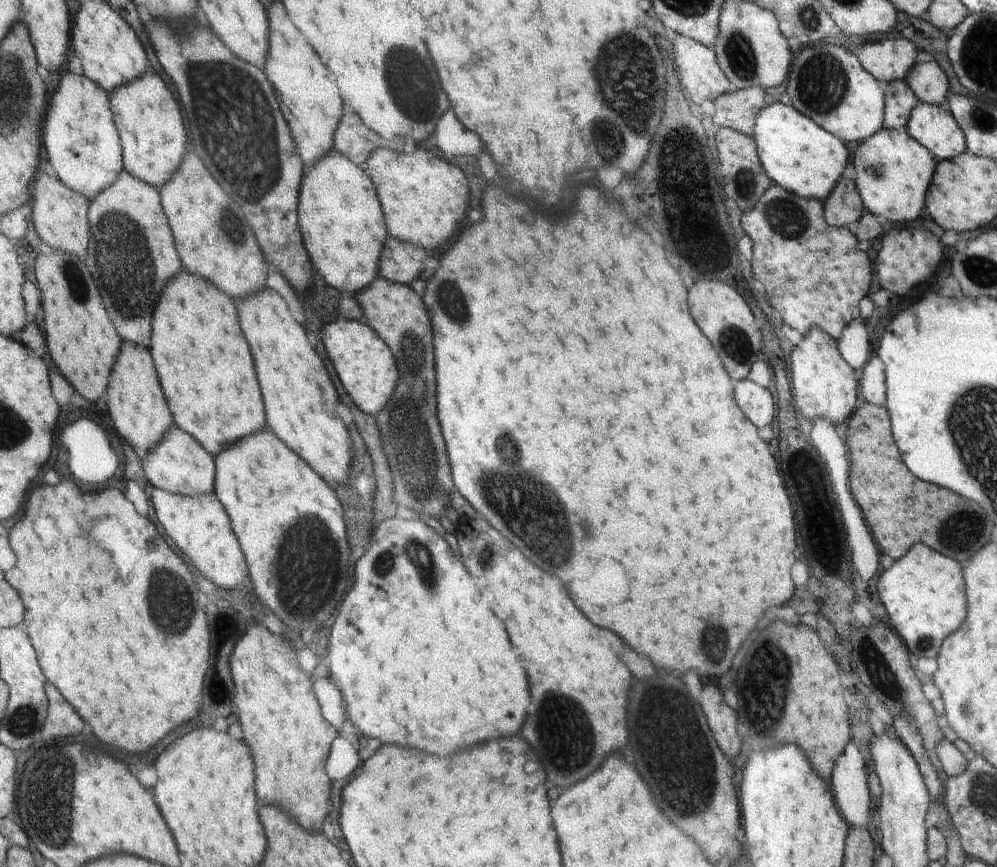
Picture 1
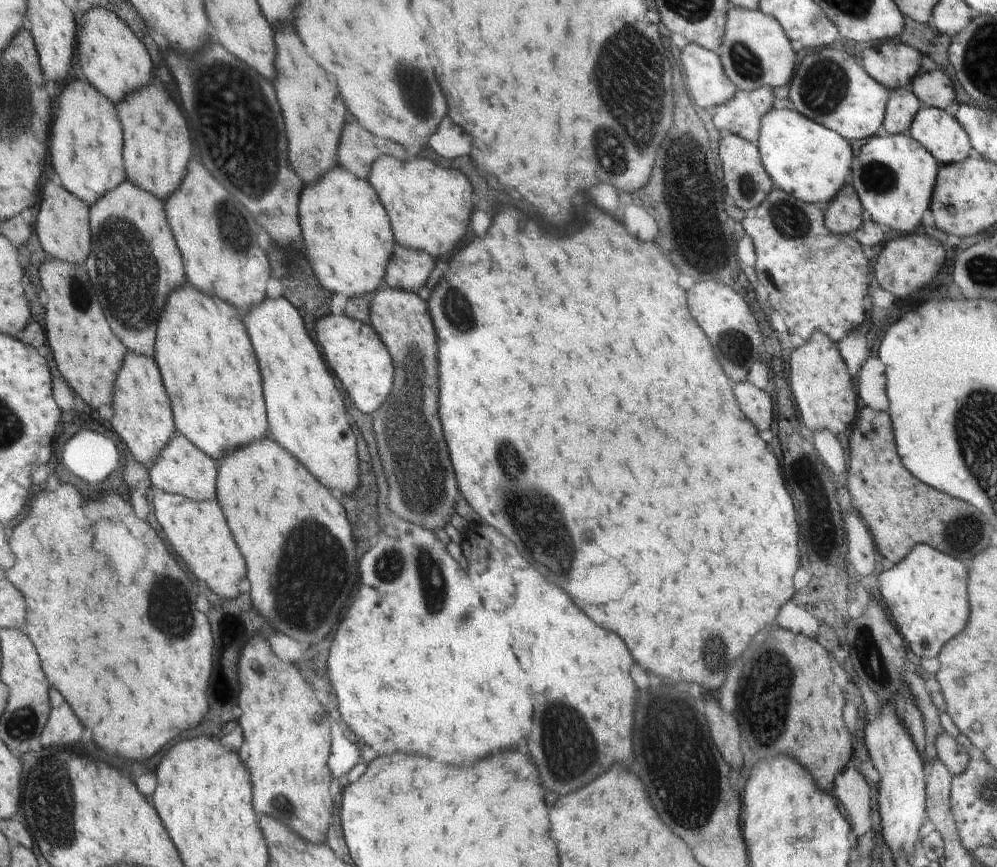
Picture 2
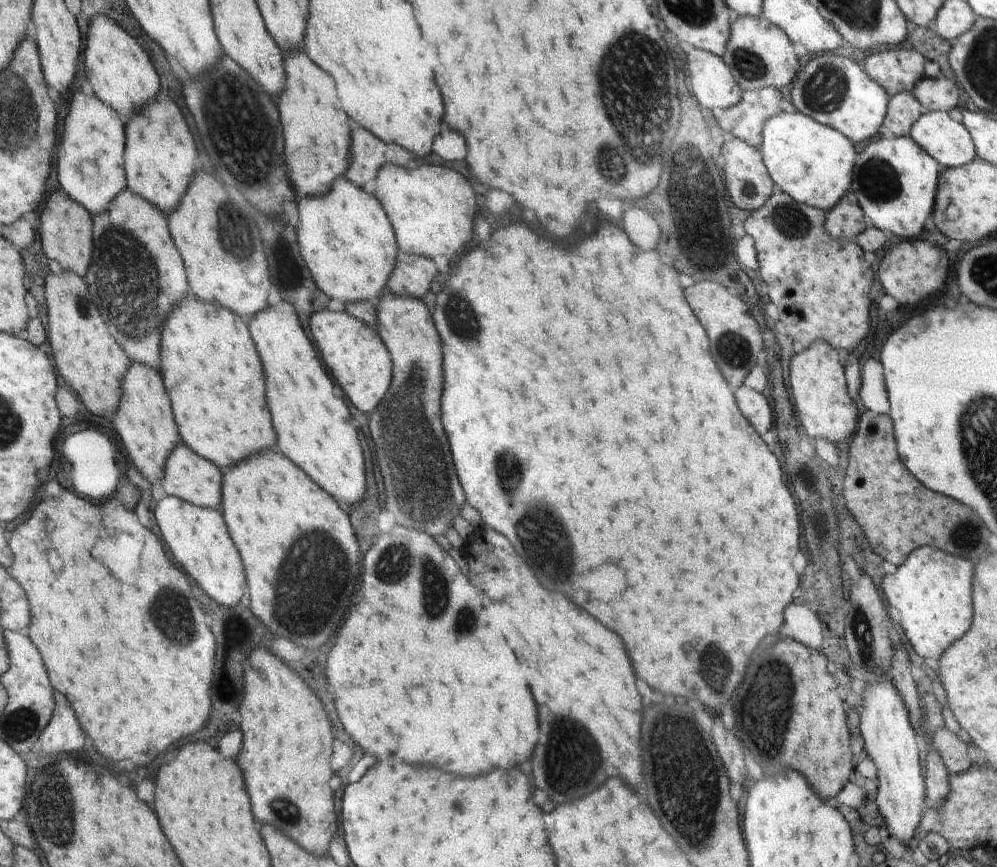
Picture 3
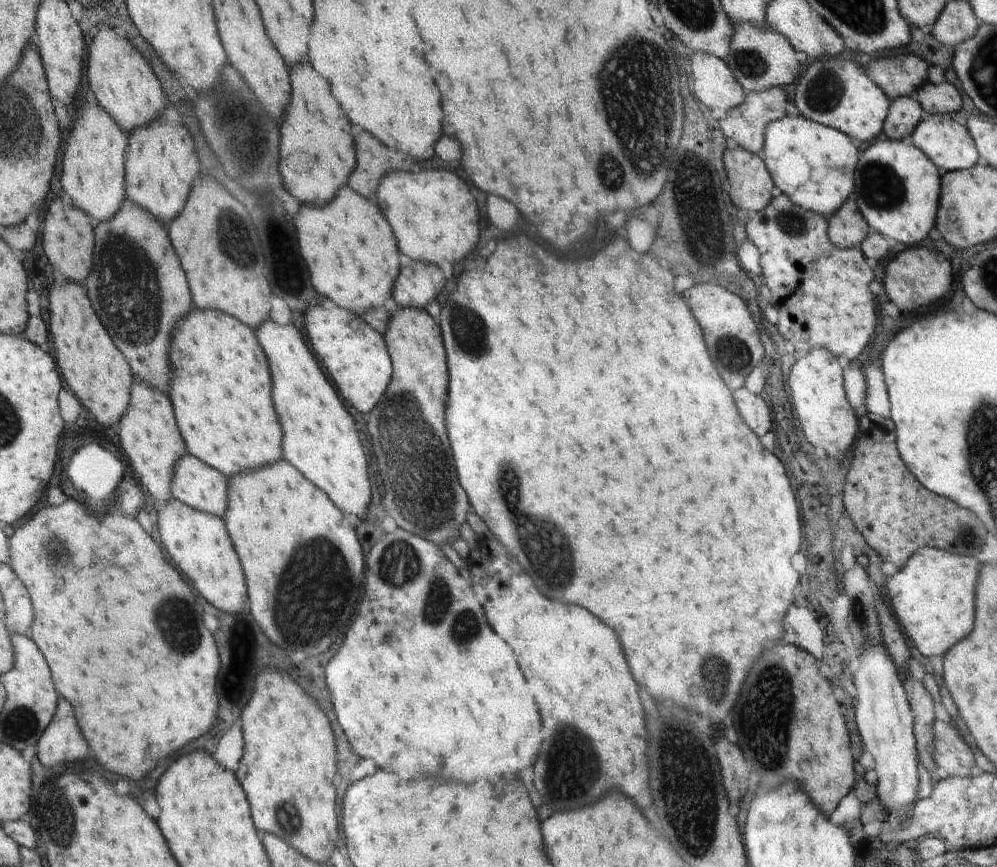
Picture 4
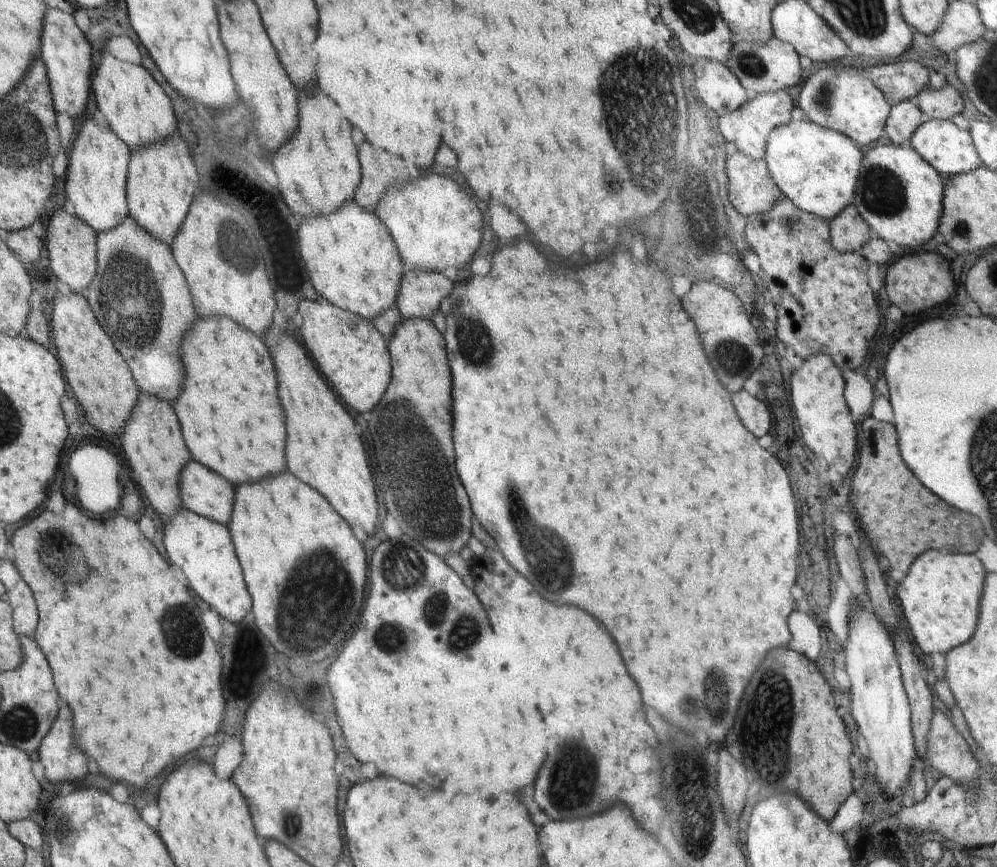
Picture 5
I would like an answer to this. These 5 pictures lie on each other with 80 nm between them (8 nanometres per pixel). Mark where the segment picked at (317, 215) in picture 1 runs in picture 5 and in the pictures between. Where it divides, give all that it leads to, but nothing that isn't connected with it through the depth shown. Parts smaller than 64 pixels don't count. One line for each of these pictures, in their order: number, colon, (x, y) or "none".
2: (347, 234)
3: (349, 246)
4: (349, 247)
5: (353, 263)

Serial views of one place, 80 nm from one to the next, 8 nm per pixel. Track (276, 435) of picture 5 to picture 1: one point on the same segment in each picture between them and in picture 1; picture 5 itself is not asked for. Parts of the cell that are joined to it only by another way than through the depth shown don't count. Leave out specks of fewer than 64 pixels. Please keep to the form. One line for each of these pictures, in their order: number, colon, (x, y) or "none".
1: (206, 368)
2: (207, 361)
3: (209, 353)
4: (221, 390)

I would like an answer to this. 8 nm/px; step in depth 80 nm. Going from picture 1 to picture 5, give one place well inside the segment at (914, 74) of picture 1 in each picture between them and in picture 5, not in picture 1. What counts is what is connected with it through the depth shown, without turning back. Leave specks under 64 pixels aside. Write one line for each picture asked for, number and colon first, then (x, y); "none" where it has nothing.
2: (933, 88)
3: (937, 94)
4: (943, 98)
5: (942, 103)

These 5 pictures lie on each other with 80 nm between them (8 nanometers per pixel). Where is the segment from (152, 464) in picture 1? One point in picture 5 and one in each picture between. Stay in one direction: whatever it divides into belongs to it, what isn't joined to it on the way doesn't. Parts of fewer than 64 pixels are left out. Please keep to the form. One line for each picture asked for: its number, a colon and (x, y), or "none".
2: (183, 468)
3: (189, 475)
4: (201, 486)
5: (203, 491)

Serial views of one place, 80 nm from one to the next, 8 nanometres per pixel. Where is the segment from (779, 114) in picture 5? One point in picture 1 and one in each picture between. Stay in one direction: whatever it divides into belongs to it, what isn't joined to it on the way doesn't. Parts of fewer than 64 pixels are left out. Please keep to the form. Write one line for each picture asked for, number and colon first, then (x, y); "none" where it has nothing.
1: (738, 109)
2: (742, 114)
3: (746, 120)
4: (746, 124)

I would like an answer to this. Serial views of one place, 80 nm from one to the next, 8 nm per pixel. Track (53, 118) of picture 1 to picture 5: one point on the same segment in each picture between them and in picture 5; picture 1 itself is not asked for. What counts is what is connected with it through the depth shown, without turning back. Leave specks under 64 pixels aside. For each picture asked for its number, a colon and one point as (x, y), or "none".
2: (89, 140)
3: (93, 152)
4: (94, 167)
5: (98, 186)

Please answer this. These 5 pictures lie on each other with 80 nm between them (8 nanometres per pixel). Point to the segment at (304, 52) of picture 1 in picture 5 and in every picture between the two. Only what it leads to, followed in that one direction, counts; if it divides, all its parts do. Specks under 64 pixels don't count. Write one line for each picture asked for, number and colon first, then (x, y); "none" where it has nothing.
2: (315, 113)
3: (317, 135)
4: (317, 148)
5: (317, 168)

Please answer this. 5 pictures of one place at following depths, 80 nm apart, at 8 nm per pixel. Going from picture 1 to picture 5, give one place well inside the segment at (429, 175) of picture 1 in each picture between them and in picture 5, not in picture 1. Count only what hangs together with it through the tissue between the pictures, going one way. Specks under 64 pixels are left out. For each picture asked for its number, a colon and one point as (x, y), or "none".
2: (430, 206)
3: (433, 207)
4: (435, 215)
5: (436, 225)

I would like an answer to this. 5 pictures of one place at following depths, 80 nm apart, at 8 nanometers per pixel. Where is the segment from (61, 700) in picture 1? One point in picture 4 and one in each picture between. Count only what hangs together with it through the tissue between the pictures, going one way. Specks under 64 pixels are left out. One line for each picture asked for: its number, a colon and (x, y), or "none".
2: (64, 728)
3: (64, 735)
4: (63, 743)

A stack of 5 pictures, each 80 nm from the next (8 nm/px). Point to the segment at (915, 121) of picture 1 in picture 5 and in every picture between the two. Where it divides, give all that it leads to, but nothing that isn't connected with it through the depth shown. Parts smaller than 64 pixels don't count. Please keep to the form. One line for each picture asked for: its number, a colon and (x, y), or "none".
2: (942, 135)
3: (950, 143)
4: (950, 145)
5: (952, 151)

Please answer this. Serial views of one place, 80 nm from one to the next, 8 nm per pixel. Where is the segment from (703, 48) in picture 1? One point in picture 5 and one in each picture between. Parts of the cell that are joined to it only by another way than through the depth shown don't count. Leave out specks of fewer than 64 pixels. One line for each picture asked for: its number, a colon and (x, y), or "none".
2: (709, 85)
3: (713, 85)
4: (714, 84)
5: (718, 88)

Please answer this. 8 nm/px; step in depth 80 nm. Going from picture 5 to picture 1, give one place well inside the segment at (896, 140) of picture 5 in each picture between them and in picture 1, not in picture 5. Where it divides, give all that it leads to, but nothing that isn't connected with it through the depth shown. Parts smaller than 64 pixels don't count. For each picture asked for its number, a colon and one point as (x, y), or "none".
1: (900, 100)
2: (903, 106)
3: (904, 109)
4: (906, 112)

